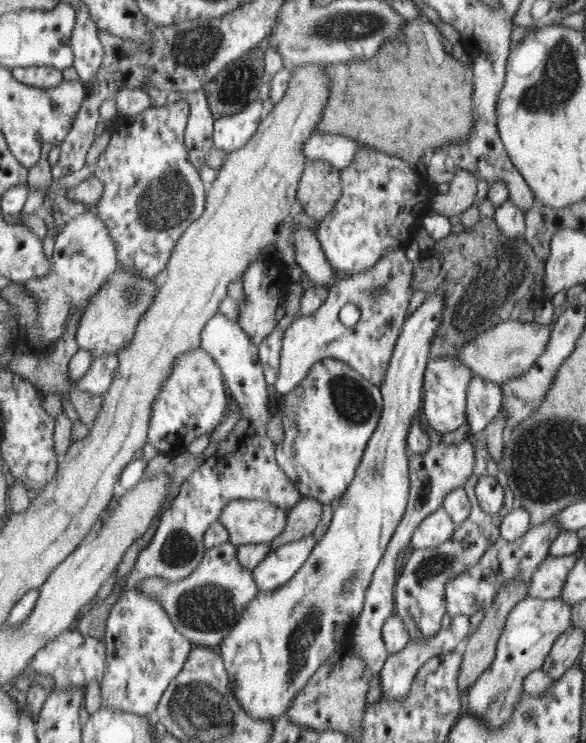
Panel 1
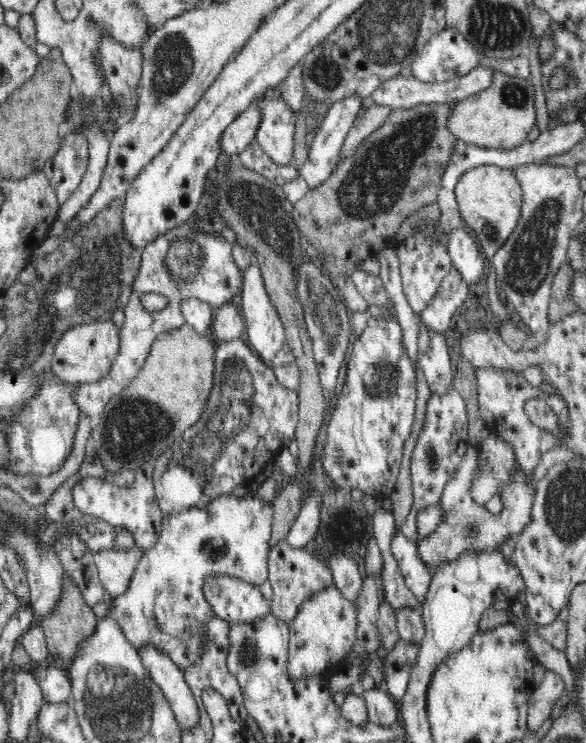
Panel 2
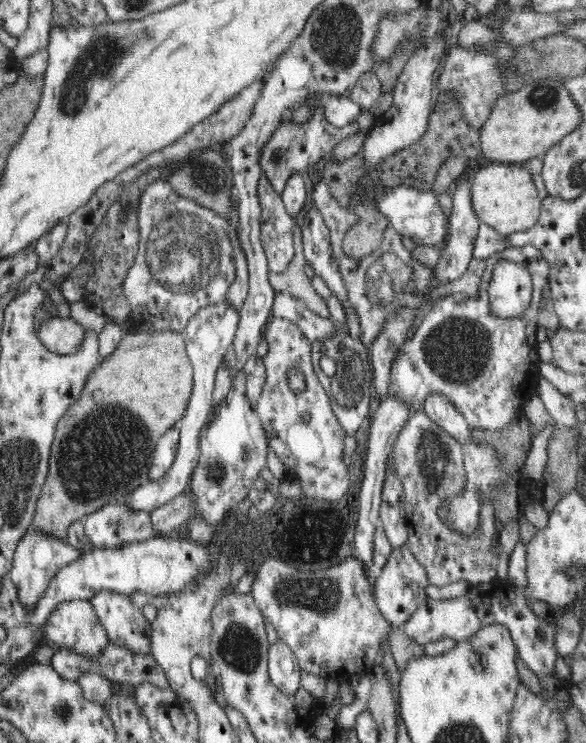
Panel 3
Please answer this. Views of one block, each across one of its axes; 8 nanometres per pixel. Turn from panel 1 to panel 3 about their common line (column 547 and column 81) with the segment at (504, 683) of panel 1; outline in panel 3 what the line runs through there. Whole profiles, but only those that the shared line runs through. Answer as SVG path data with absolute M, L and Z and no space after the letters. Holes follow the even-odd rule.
M72 600L68 603L61 603L52 612L51 618L45 625L46 638L53 647L70 649L84 659L98 659L111 644L107 630L104 629L104 625L99 622L99 617L96 615L95 606L88 600Z

